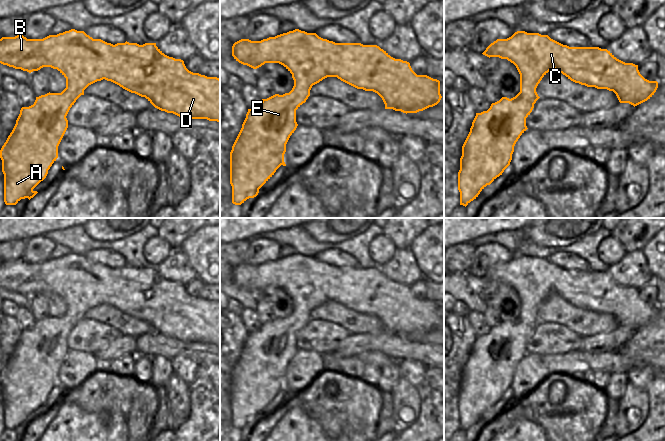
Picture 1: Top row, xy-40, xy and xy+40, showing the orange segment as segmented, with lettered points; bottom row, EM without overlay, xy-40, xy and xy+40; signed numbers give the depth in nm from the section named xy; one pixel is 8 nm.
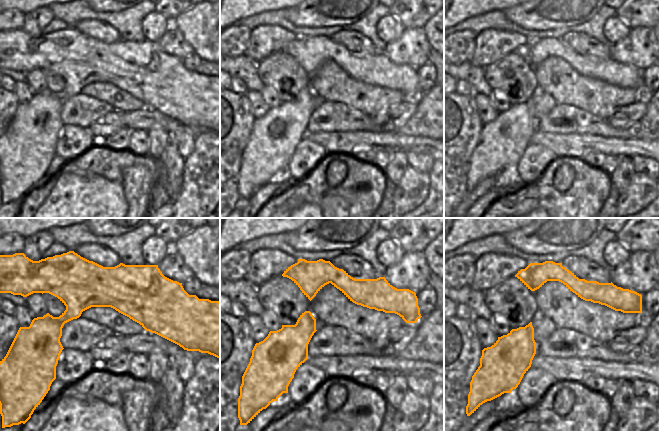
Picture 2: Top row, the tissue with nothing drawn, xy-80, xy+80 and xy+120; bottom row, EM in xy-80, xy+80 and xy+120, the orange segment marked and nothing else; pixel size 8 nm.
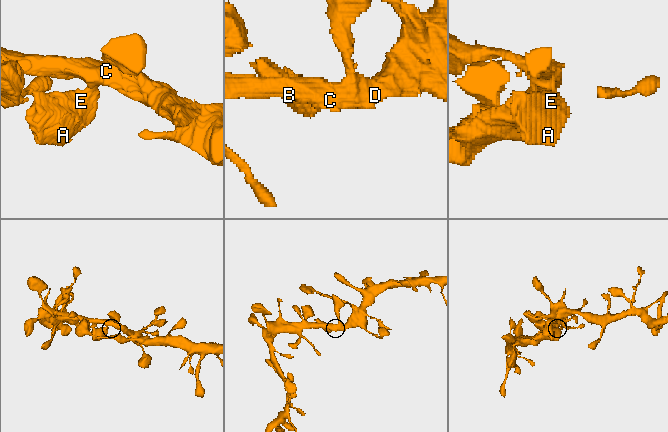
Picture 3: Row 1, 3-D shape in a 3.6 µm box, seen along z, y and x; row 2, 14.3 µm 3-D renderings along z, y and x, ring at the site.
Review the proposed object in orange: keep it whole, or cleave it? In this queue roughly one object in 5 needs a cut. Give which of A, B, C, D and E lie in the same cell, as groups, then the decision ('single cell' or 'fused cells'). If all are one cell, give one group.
groups A B C D E; single cell

